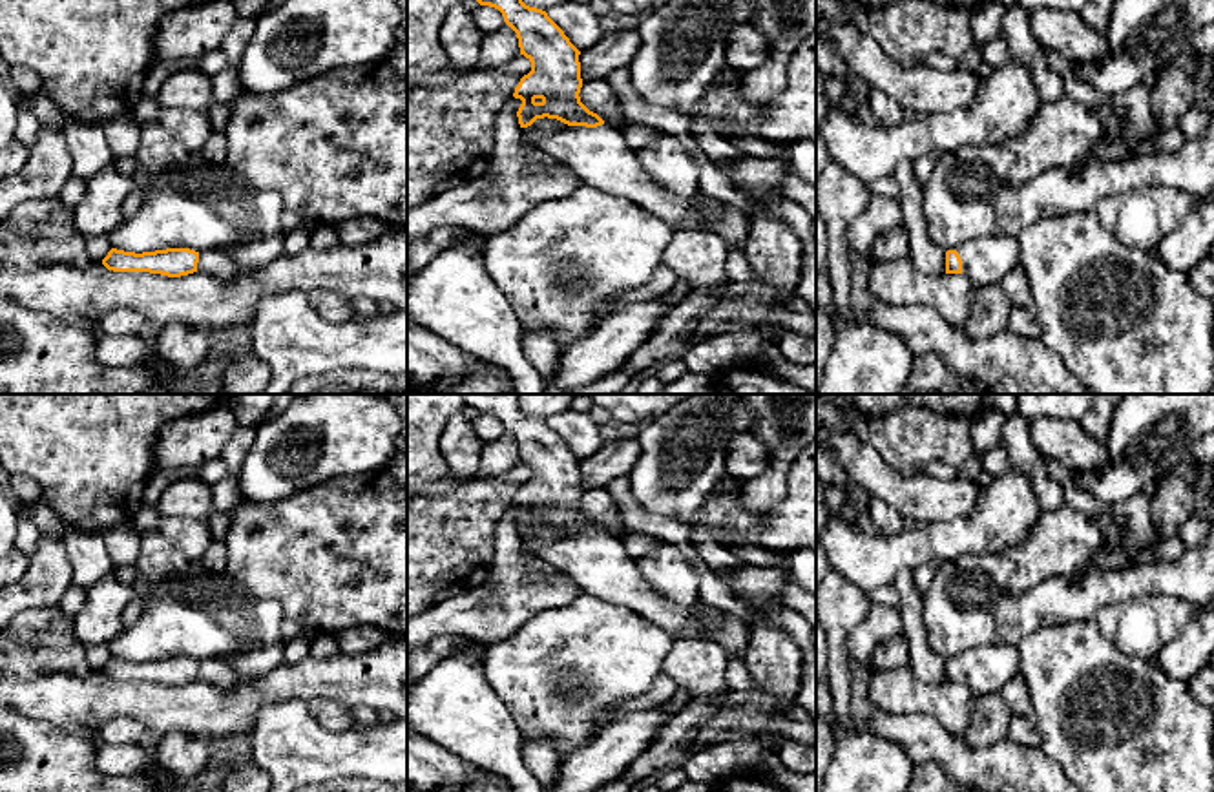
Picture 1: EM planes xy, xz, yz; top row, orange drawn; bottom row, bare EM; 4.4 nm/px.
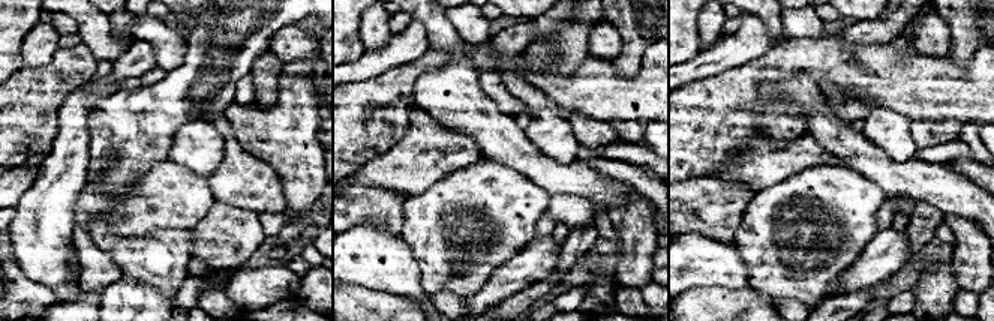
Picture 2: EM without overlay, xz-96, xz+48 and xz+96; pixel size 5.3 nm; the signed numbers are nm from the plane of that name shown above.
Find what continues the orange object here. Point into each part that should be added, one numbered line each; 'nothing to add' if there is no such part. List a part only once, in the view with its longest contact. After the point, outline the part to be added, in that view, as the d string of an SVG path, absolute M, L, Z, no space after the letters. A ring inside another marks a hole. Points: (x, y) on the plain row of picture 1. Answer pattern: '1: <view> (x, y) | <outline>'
1: xz (601, 566) | M612 533L570 535L553 544L535 542L537 553L570 575L582 593L623 604L650 619L674 639L703 639L705 630L692 608L655 595L637 571L623 540Z

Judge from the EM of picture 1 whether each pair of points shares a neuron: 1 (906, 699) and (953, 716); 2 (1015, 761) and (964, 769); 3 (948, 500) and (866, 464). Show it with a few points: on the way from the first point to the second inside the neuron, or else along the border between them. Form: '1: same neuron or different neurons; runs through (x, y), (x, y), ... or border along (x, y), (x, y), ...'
1: same neuron; runs through (917, 699), (937, 699), (942, 705)
2: same neuron; runs through (1003, 763), (988, 763), (977, 769)
3: same neuron; runs through (928, 499), (908, 495), (886, 482)

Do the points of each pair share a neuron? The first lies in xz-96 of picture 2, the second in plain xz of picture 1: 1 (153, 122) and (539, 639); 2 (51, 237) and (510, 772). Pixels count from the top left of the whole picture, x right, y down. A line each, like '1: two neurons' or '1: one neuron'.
1: two neurons
2: one neuron

